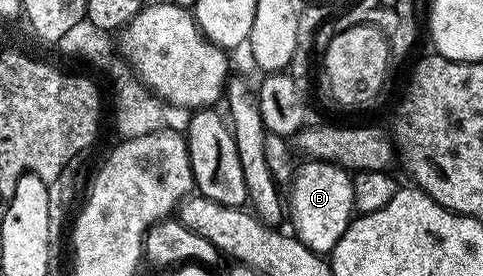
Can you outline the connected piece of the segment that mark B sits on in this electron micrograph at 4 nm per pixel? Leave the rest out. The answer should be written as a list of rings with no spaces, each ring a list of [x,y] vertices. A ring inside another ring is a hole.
[[[309,159],[304,163],[306,165],[296,170],[291,181],[293,190],[287,193],[287,217],[290,222],[293,220],[292,232],[307,248],[329,255],[355,216],[353,177],[350,170],[332,165],[329,161]]]

